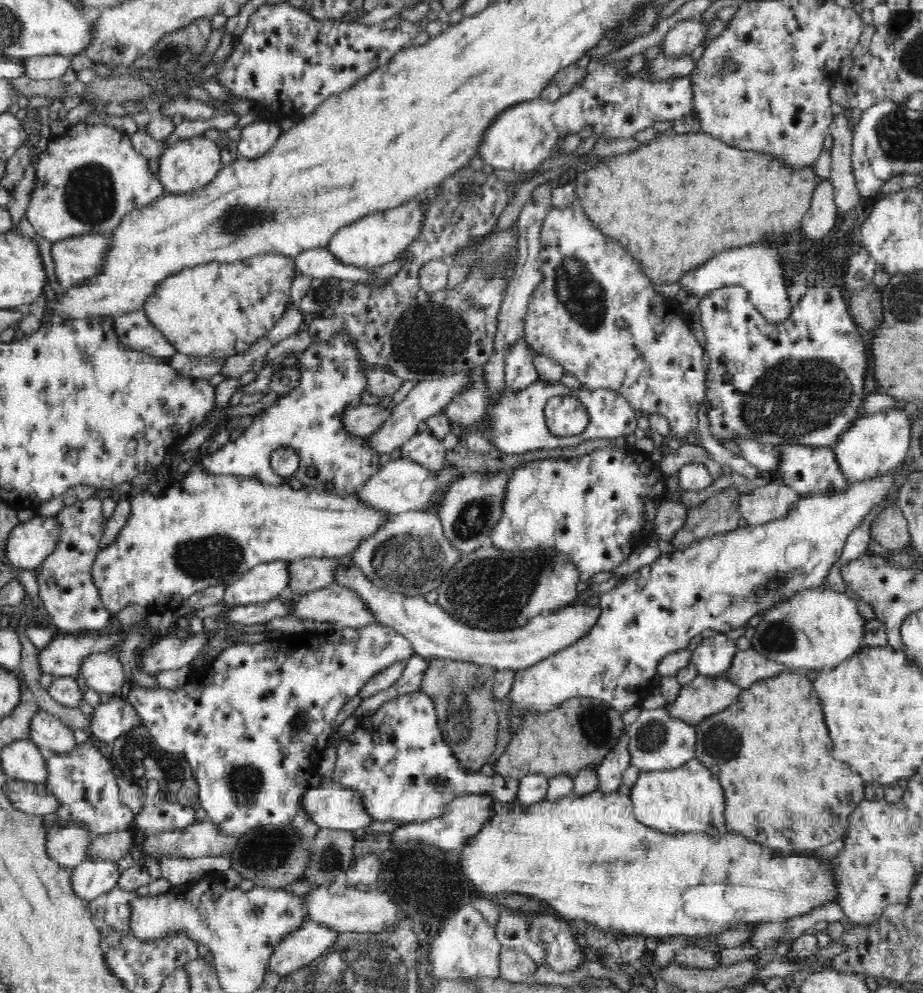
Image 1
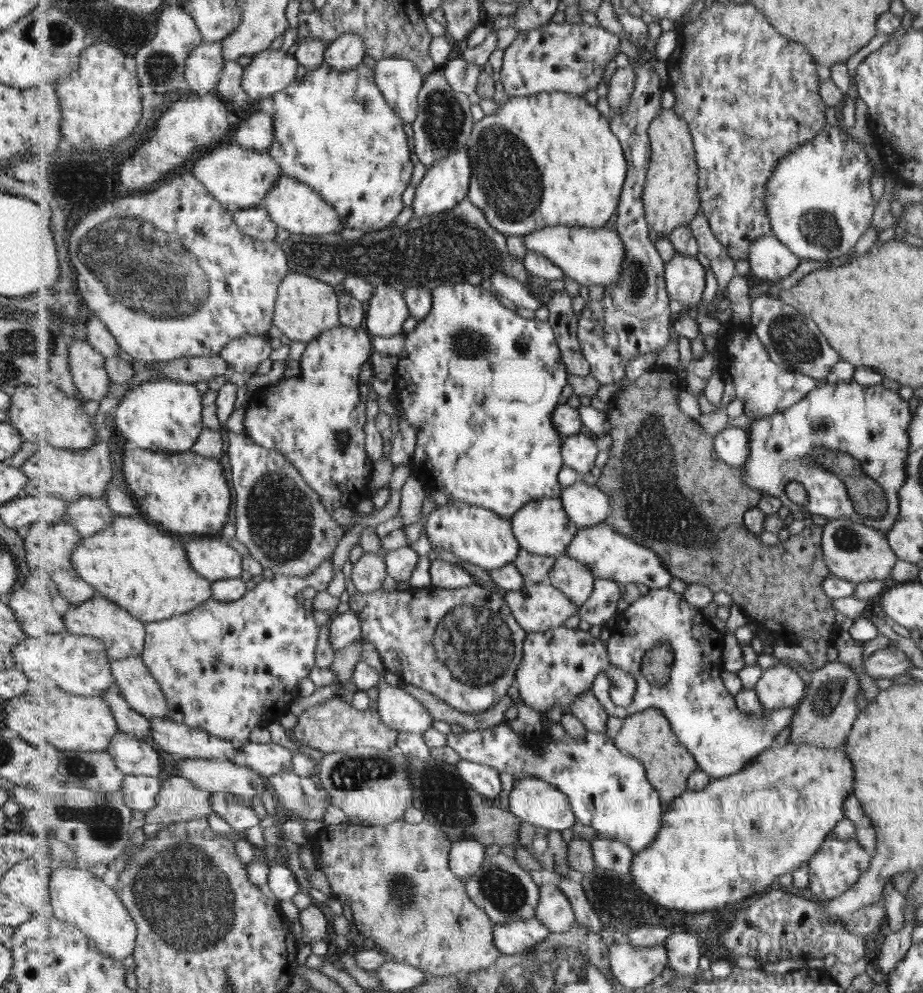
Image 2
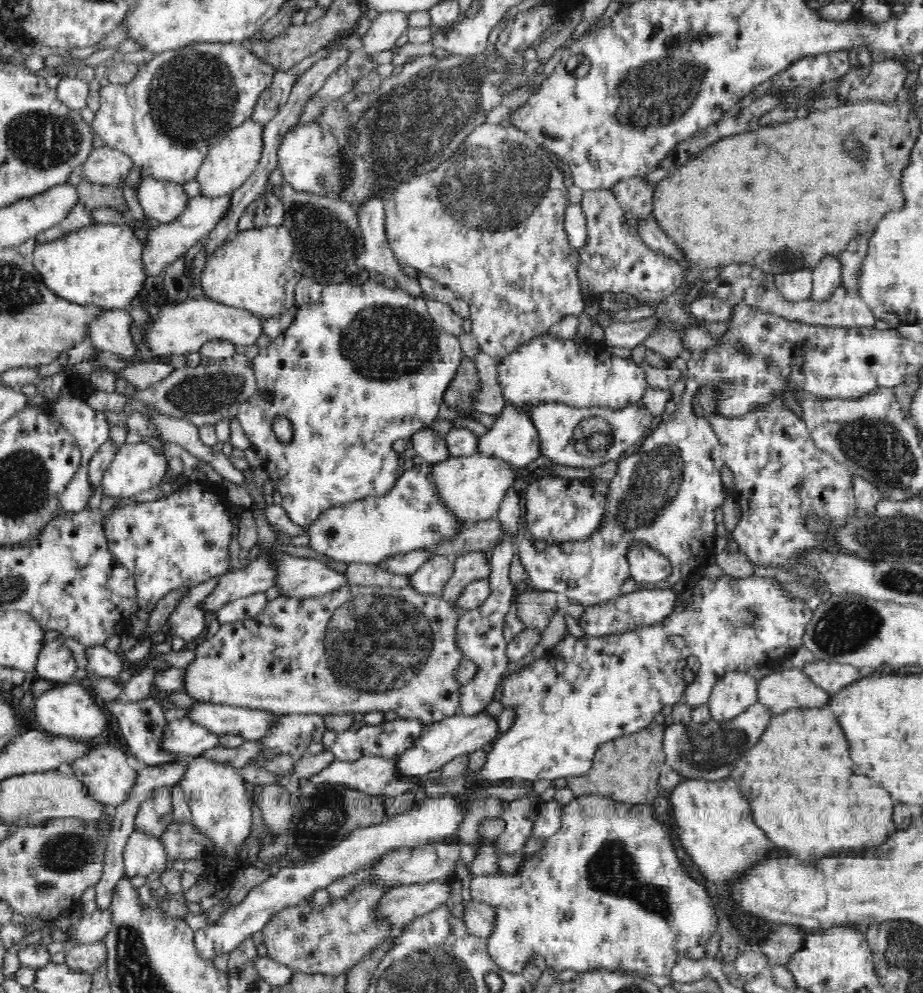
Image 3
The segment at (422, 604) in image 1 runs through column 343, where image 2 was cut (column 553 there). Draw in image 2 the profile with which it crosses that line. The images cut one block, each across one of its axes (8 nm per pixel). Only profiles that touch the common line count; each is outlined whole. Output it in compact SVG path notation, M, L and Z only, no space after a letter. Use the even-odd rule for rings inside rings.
M567 554L557 558L548 577L548 581L571 597L579 608L592 595L595 580L596 576L589 565Z

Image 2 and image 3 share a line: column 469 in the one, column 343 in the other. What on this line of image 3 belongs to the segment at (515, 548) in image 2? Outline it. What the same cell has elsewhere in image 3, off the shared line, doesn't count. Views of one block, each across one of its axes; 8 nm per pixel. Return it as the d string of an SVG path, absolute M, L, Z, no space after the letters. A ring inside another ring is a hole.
M422 462L420 466L406 469L396 480L396 485L384 496L367 496L323 510L320 517L309 526L309 546L338 562L378 565L387 558L422 549L430 550L455 539L468 522L460 520L443 502L440 491L431 478L432 469L432 463Z

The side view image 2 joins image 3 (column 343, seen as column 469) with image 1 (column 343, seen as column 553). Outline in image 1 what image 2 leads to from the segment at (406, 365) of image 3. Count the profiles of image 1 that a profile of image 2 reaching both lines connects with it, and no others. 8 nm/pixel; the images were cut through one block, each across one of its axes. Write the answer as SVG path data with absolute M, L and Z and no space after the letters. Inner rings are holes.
M339 330L328 341L312 342L304 352L296 354L296 360L300 368L300 384L281 395L264 412L260 410L252 424L235 441L204 455L201 458L203 470L212 474L247 477L269 486L287 485L299 480L304 487L322 490L326 484L332 484L330 492L337 495L357 494L380 470L380 454L369 444L368 437L354 436L345 427L343 412L358 404L360 396L366 392L369 364L361 358L346 330ZM284 447L294 449L299 460L298 470L288 477L275 474L271 467L271 454ZM308 467L317 469L315 477L307 475Z

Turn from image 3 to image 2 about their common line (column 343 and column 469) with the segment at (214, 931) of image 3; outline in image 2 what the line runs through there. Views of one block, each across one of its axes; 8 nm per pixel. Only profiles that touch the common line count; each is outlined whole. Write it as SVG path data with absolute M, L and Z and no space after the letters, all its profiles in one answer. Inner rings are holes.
M473 840L452 843L450 867L462 879L473 876L485 862L485 845Z

